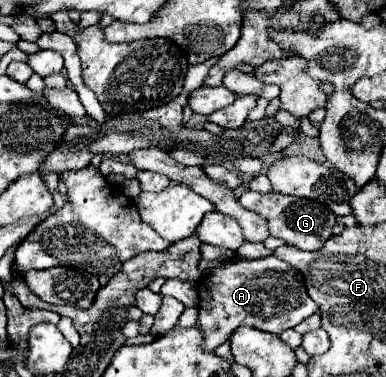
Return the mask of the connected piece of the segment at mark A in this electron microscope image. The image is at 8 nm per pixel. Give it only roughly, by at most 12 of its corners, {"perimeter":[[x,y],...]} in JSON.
{"perimeter":[[275,255],[199,279],[205,351],[243,325],[279,335],[319,311]]}

